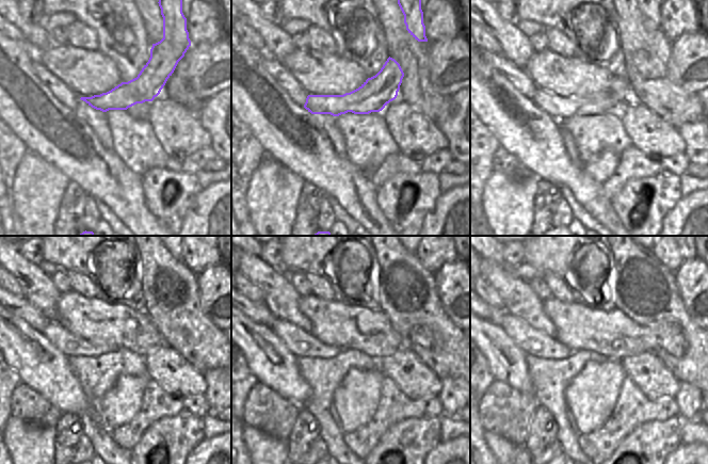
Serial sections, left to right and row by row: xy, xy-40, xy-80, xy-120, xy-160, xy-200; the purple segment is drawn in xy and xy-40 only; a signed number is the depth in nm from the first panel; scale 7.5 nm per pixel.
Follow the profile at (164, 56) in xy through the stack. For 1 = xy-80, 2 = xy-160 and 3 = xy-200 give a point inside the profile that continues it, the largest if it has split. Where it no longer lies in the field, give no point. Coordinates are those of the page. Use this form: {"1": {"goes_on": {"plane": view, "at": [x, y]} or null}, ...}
{"1": {"goes_on": {"plane": "xy-80", "at": [618, 94]}}, "2": {"goes_on": {"plane": "xy-160", "at": [302, 344]}}, "3": {"goes_on": {"plane": "xy-200", "at": [532, 341]}}}

